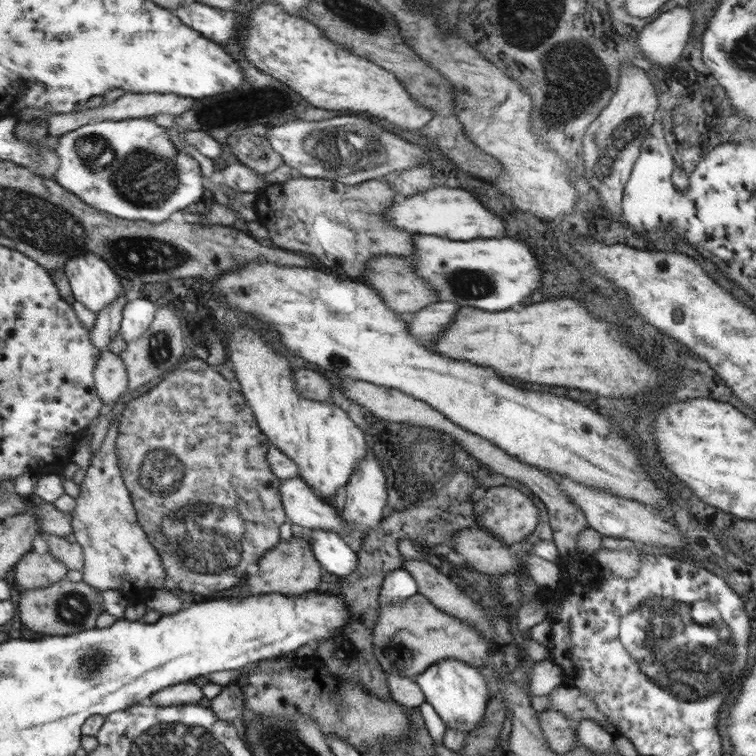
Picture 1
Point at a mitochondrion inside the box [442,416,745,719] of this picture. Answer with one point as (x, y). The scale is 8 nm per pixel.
(688, 653)

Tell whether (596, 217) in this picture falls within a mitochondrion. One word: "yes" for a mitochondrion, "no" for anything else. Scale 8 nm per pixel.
no

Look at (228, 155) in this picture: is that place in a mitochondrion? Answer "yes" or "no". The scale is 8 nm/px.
no

